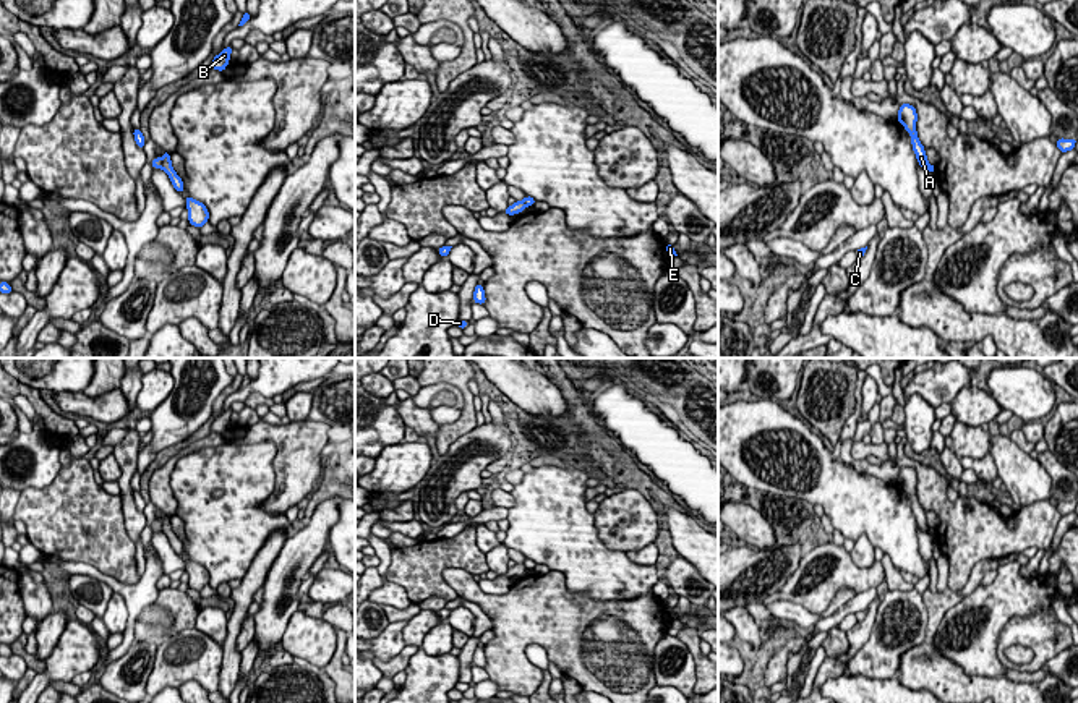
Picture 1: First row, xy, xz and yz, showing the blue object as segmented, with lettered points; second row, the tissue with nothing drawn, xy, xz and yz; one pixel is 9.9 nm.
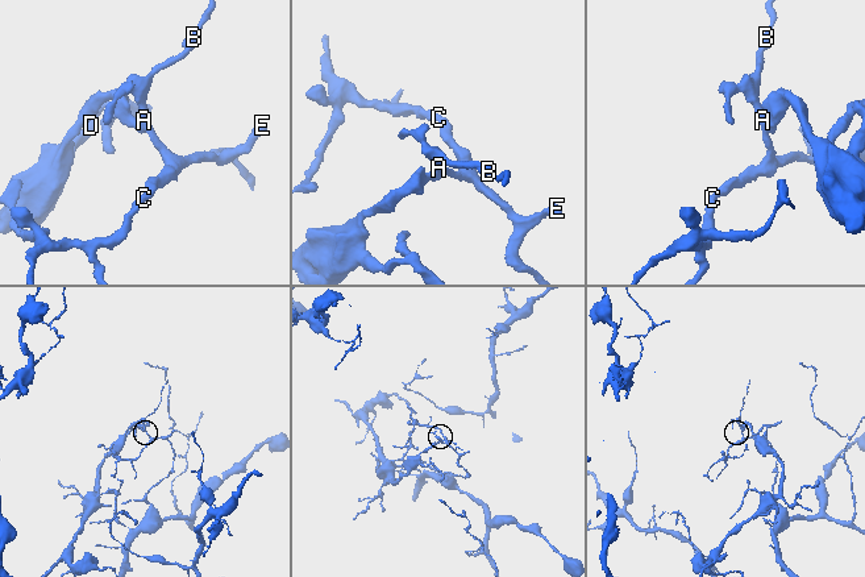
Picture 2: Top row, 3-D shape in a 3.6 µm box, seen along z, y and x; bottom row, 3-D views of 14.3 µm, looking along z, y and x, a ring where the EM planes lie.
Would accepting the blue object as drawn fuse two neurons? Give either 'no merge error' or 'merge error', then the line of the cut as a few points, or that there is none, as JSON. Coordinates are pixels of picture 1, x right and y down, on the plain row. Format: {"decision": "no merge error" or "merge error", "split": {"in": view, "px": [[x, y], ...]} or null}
{"decision": "merge error", "split": {"in": "xy", "px": [[159, 522], [162, 530]]}}

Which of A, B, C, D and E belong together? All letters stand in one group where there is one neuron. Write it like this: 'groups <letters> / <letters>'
groups A B C E / D

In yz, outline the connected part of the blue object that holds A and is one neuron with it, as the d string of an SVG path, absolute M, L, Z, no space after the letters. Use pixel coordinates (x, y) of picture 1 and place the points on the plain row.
M900 467L896 483L905 489L905 492L911 499L911 509L916 517L918 526L927 533L929 525L927 525L926 512L921 507L921 504L918 501L918 494L916 494L916 484L918 484L916 470L911 467Z

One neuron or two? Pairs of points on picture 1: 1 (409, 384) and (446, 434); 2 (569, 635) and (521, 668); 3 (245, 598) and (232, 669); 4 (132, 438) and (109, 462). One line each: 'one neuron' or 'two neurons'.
1: two neurons
2: one neuron
3: one neuron
4: two neurons

